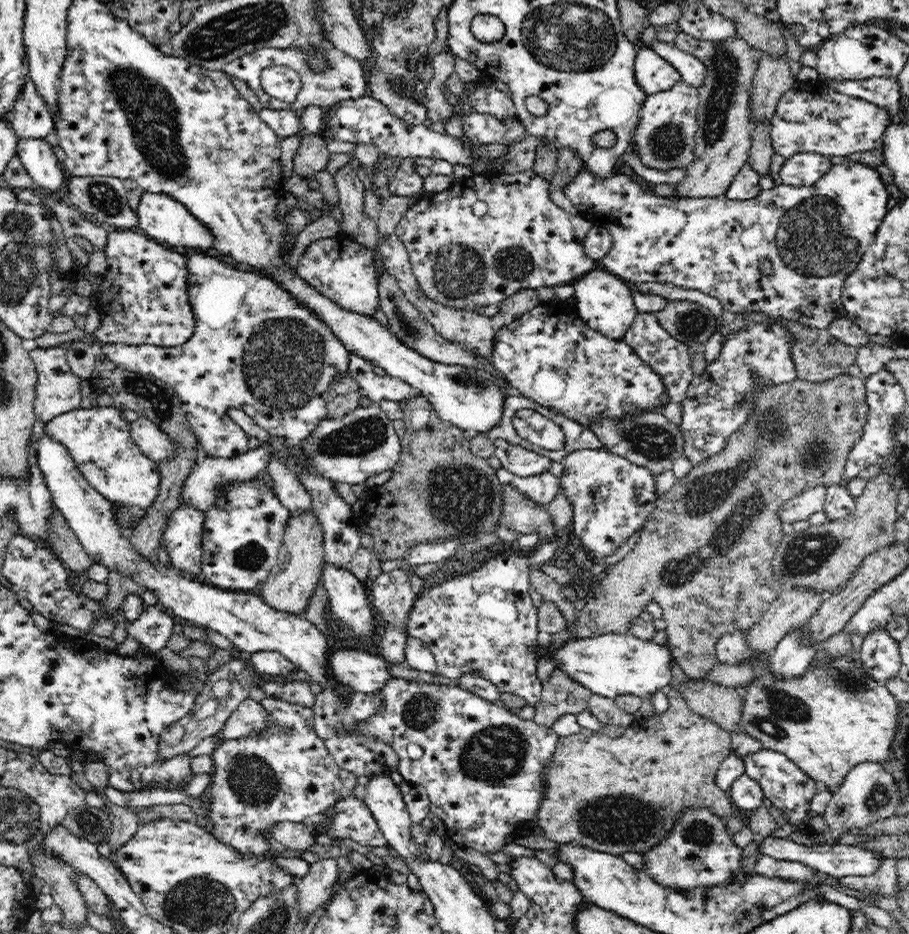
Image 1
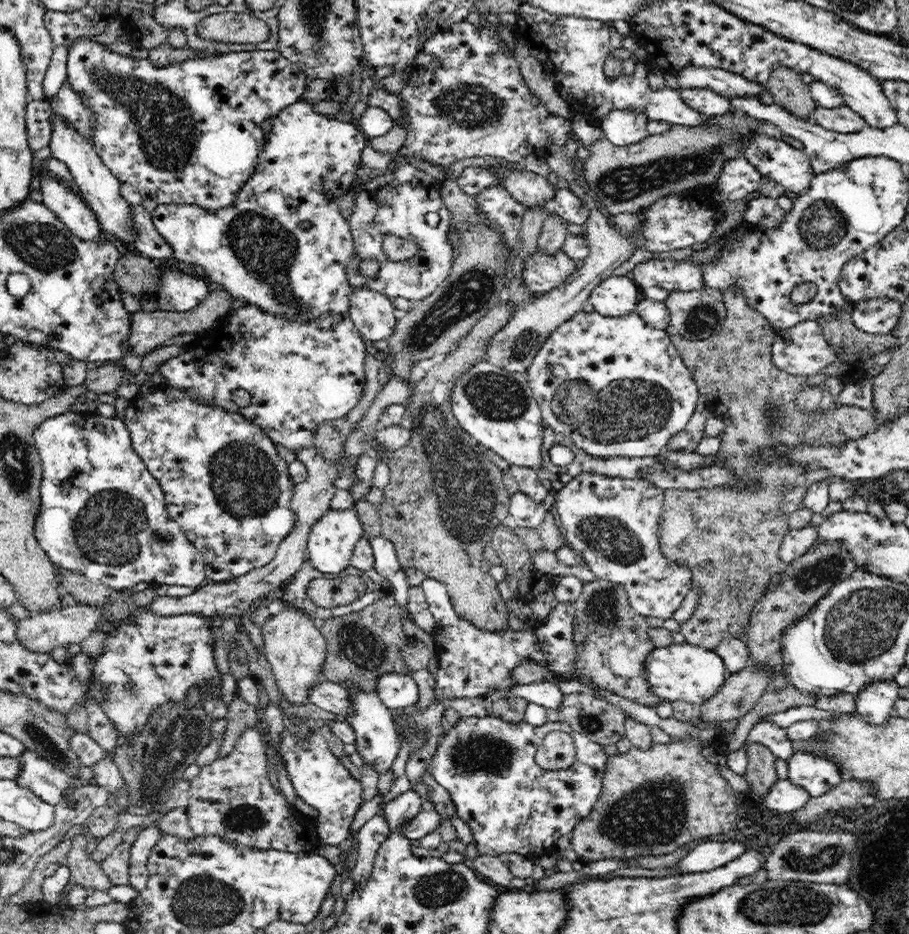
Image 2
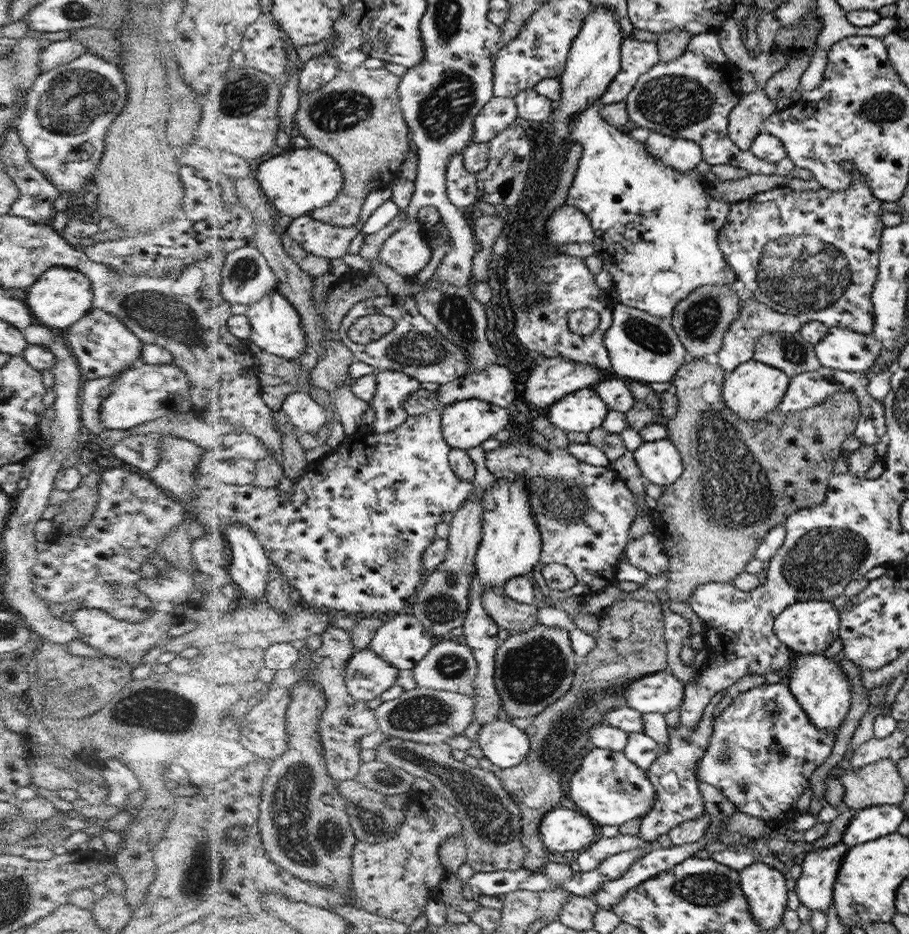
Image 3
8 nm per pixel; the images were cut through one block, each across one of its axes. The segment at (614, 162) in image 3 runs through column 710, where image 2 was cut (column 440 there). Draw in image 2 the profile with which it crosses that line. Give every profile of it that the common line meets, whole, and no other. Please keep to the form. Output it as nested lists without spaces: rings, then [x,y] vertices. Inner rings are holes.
[[[409,163],[402,167],[394,167],[390,171],[379,172],[374,179],[367,180],[366,183],[360,185],[362,188],[356,192],[355,208],[352,217],[349,219],[355,252],[352,254],[350,262],[346,264],[346,278],[352,290],[355,290],[356,287],[366,287],[386,295],[391,300],[404,298],[415,303],[430,296],[438,286],[443,284],[450,274],[456,251],[453,244],[448,240],[451,215],[442,201],[440,185],[440,181]],[[429,212],[436,212],[440,217],[438,226],[429,226],[424,219]],[[389,235],[400,238],[404,243],[414,242],[419,247],[414,258],[403,259],[402,262],[394,262],[393,259],[388,258],[383,250],[383,238]],[[368,258],[373,258],[376,262],[379,262],[377,279],[370,279],[370,277],[358,273],[360,262],[368,260]]]

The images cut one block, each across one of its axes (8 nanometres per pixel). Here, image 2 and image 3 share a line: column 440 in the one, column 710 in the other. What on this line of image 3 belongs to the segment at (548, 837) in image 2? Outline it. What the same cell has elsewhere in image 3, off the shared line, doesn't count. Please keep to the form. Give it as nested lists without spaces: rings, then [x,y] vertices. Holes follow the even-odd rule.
[[[786,682],[768,684],[736,694],[728,708],[715,719],[714,732],[708,741],[705,755],[698,761],[698,781],[716,787],[728,801],[735,804],[735,810],[748,816],[762,818],[766,824],[781,823],[793,815],[798,798],[808,790],[808,778],[830,756],[836,736],[822,731],[810,720],[797,696]]]

